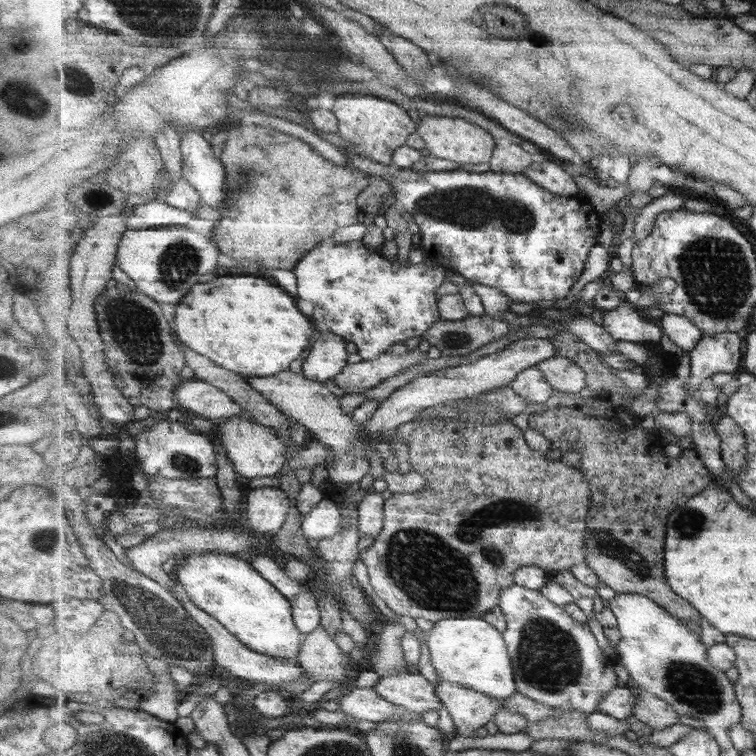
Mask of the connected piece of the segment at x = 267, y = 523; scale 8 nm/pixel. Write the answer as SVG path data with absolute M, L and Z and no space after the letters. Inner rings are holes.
M280 486L245 491L246 526L257 533L275 534L285 526L291 507L292 500Z

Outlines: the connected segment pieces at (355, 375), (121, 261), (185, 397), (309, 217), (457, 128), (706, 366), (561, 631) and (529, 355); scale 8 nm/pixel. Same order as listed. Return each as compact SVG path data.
M416 348L409 350L405 356L388 352L375 360L362 360L357 364L348 364L334 381L347 395L362 394L381 384L385 378L397 376L411 364L423 360L424 354L425 352Z
M181 225L158 226L143 230L127 229L117 252L117 266L136 283L139 291L166 307L181 302L183 296L201 282L201 276L215 272L219 268L219 258L221 252L211 237Z
M193 379L179 386L175 392L177 407L184 413L199 415L213 421L247 415L239 403L217 386L201 379Z
M255 124L250 126L238 125L237 128L229 129L228 136L223 143L223 152L220 159L225 165L227 174L229 174L229 178L227 178L227 183L225 184L229 186L231 196L233 196L235 202L233 202L231 212L223 212L223 218L216 221L217 230L215 230L215 240L217 240L219 248L221 248L221 252L225 252L227 256L231 256L231 258L235 258L235 260L239 262L237 268L241 268L241 262L243 262L243 260L249 260L249 262L255 262L255 264L261 262L261 264L265 264L265 266L269 266L269 268L287 268L287 270L293 270L293 268L296 268L300 263L301 259L307 255L307 252L312 252L317 249L323 241L329 239L331 236L335 236L335 232L337 232L339 228L357 224L357 218L361 216L360 208L358 207L359 195L371 185L371 180L367 174L354 169L353 166L345 168L345 166L335 164L332 160L319 154L319 152L317 152L313 146L307 144L307 142L303 142L303 140L299 140L299 138L295 138L295 136L289 136L289 134L285 134L285 132L279 132L279 130L271 128L271 126L255 126Z
M421 114L416 132L423 138L430 155L457 164L487 164L493 158L493 150L497 146L495 138L487 130L483 130L463 118Z
M737 332L705 335L689 352L690 376L687 391L697 394L697 387L720 372L736 373L743 362L743 338Z
M518 585L503 589L498 606L508 621L504 639L513 660L516 687L521 694L553 708L562 708L565 711L578 710L590 715L599 711L602 700L615 687L621 685L619 680L616 680L615 670L613 670L614 661L605 656L603 648L599 646L588 624L581 624L563 606L553 604L537 589L523 588Z
M527 336L518 342L511 342L502 351L483 356L473 363L447 367L431 374L418 376L403 388L394 391L379 404L372 417L362 424L364 430L362 439L370 441L373 433L386 435L388 430L393 430L406 422L417 421L417 414L425 408L461 401L463 398L483 397L485 393L501 389L505 385L511 385L520 372L557 355L559 354L556 344L549 339Z

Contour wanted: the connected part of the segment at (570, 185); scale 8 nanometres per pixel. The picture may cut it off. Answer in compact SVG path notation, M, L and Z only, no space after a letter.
M546 160L539 164L533 163L525 175L553 194L567 197L577 197L579 194L579 186L573 176L555 162Z

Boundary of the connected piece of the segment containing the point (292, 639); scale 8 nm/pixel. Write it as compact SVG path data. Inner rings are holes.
M203 551L191 553L185 563L176 566L176 579L188 593L191 601L217 618L235 637L251 650L277 658L296 661L301 652L305 635L297 627L293 617L292 601L279 592L250 562L237 558L233 553Z

